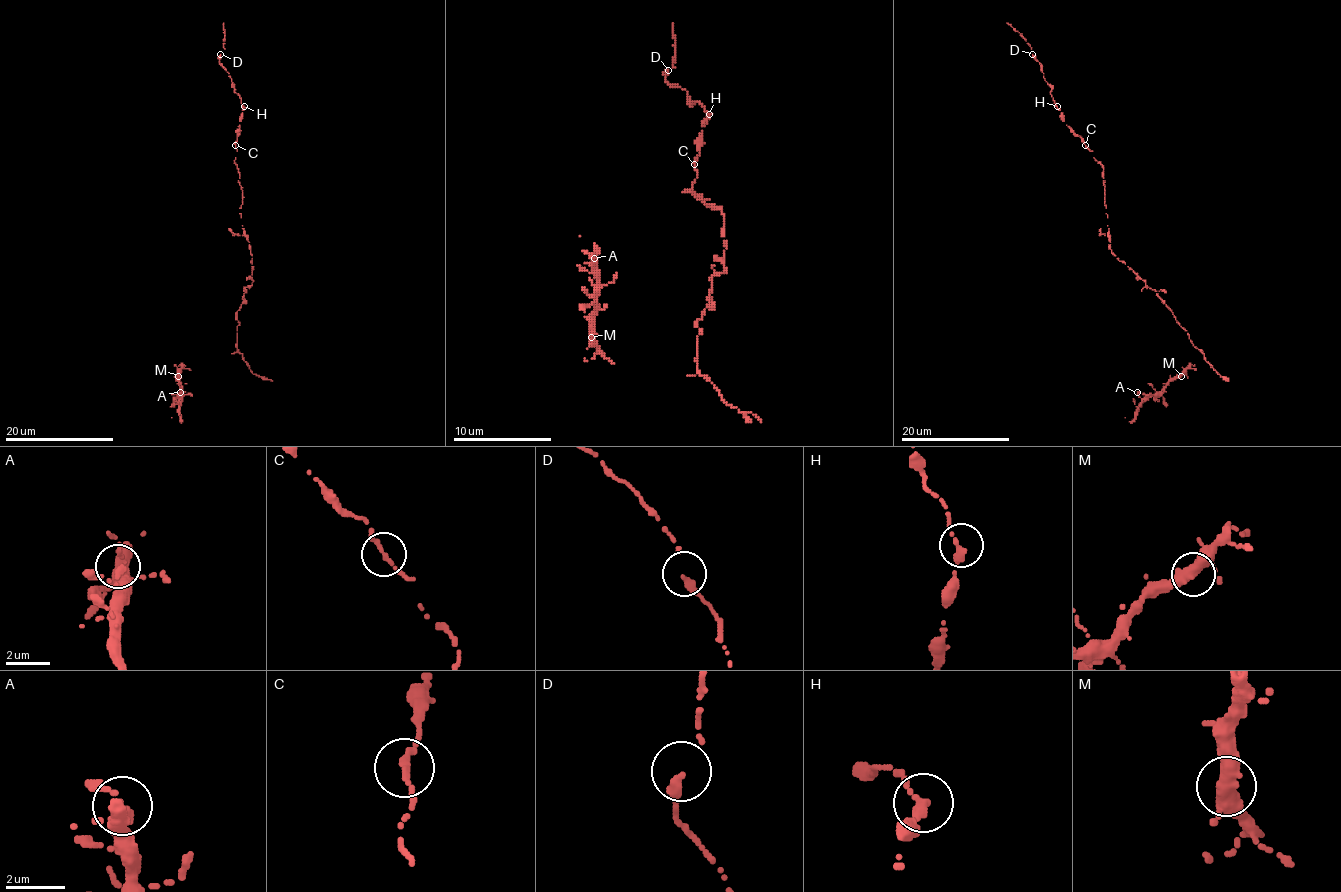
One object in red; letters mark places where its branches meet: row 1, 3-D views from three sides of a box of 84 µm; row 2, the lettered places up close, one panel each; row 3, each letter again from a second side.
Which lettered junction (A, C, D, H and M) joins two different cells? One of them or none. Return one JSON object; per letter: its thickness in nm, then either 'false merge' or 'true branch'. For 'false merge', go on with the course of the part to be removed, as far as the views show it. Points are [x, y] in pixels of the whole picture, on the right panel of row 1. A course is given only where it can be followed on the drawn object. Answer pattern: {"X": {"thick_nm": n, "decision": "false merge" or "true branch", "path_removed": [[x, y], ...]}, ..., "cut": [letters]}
{"A": {"thick_nm": 280, "decision": "true branch"}, "C": {"thick_nm": 240, "decision": "true branch"}, "D": {"thick_nm": 260, "decision": "true branch"}, "H": {"thick_nm": 280, "decision": "true branch"}, "M": {"thick_nm": 360, "decision": "true branch"}, "cut": []}

